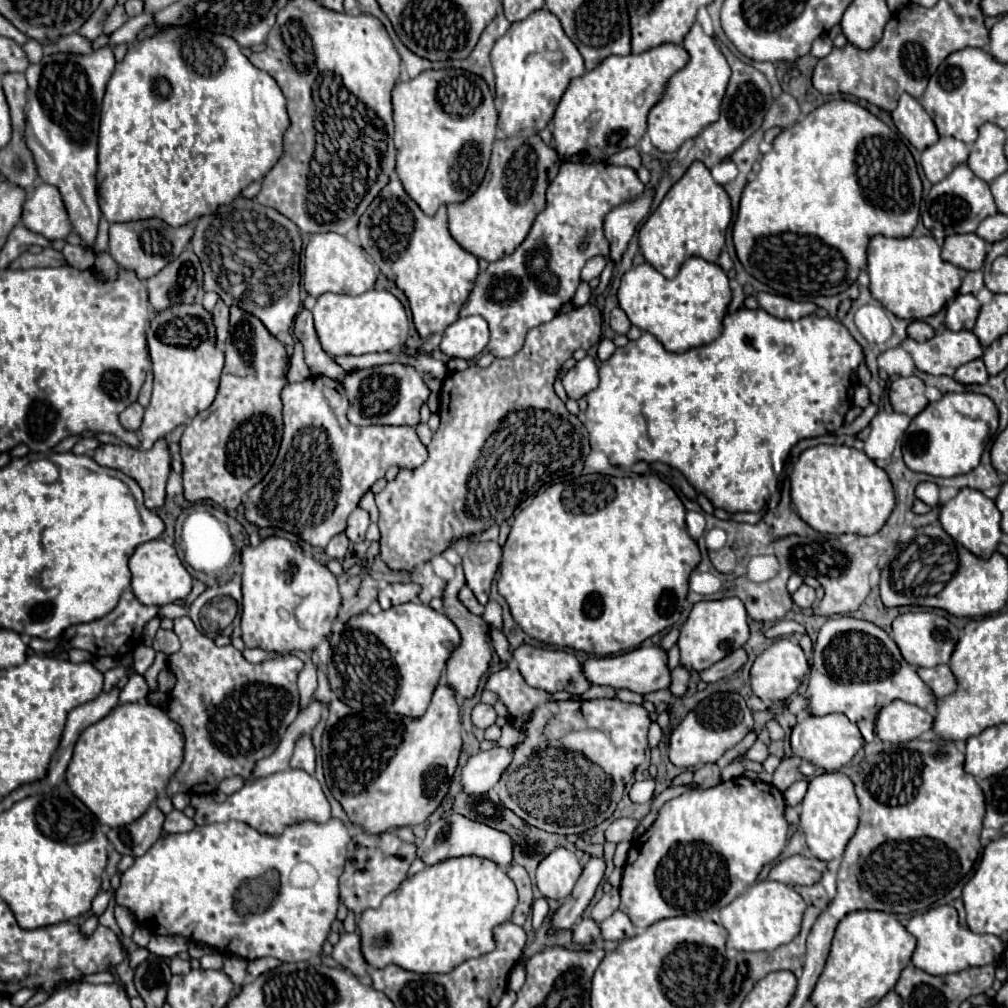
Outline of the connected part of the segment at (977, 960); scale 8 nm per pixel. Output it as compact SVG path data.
M937 906L927 912L915 914L905 928L917 938L917 948L913 952L911 962L923 972L929 972L933 976L945 976L971 966L999 964L1007 948L1005 942L997 936L975 934L969 928L961 928L957 922L957 910L953 906Z

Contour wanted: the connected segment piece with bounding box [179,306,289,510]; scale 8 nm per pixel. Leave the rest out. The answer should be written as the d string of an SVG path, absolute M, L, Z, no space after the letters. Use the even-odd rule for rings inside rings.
M233 306L231 330L229 338L225 340L225 366L217 398L207 412L199 414L201 420L193 420L185 426L179 442L183 458L183 488L189 502L213 500L225 510L235 510L243 502L243 496L269 472L283 436L281 390L287 384L287 370L289 356L285 352L285 344L281 344L277 336L273 336L261 324L261 320L257 320L257 316L249 316L249 312Z

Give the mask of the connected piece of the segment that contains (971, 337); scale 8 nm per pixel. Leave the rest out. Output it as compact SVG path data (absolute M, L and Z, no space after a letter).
M945 330L927 342L915 342L911 338L901 342L901 348L907 350L921 372L935 376L953 376L961 364L977 360L983 356L983 346L977 336L969 330L951 332Z

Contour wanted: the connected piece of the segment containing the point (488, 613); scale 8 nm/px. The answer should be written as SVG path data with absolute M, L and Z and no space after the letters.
M489 600L489 602L487 602L483 620L485 620L491 628L497 628L497 630L503 628L503 624L501 624L501 606L499 606L495 600Z

